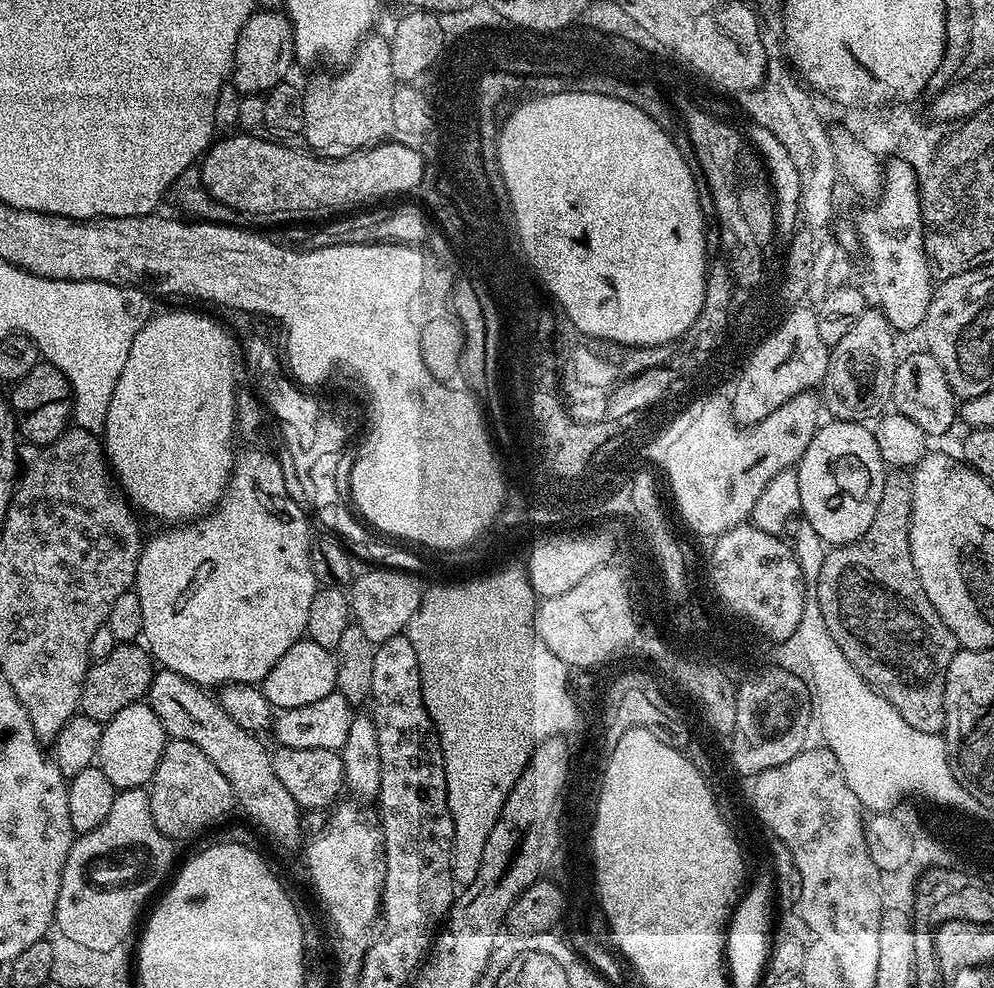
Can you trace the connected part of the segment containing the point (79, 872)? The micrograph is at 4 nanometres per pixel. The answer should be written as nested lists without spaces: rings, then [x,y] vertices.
[[[144,788],[117,791],[114,806],[110,806],[110,814],[106,814],[106,822],[94,826],[94,830],[79,833],[72,841],[72,849],[62,870],[62,886],[58,890],[55,927],[70,938],[70,942],[80,942],[94,952],[116,952],[119,944],[131,934],[148,895],[160,883],[165,883],[164,875],[172,864],[172,848],[173,841],[154,826],[147,791]]]

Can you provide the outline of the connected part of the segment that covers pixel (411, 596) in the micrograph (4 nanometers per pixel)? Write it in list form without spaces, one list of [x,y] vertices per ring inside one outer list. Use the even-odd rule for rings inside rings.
[[[376,567],[372,575],[354,581],[350,585],[350,612],[355,623],[362,626],[366,638],[374,645],[386,642],[386,638],[401,635],[420,605],[421,581],[415,575]]]

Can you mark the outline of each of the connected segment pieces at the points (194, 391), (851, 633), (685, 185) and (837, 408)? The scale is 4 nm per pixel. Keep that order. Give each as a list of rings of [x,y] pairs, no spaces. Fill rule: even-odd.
[[[164,312],[137,327],[126,366],[110,397],[102,433],[105,461],[137,513],[179,526],[199,521],[220,503],[238,459],[238,452],[232,449],[232,439],[238,436],[237,393],[236,344],[214,317],[200,312]]]
[[[892,470],[884,477],[882,499],[874,513],[870,530],[849,544],[832,546],[825,551],[824,561],[816,583],[818,606],[826,626],[838,642],[838,650],[850,658],[850,662],[880,695],[914,726],[926,734],[940,734],[944,731],[944,691],[946,670],[958,651],[958,645],[950,626],[938,618],[938,610],[930,606],[922,582],[918,582],[918,570],[910,558],[910,534],[908,519],[912,513],[912,477],[907,471]]]
[[[564,92],[561,96],[517,109],[516,116],[508,113],[498,133],[498,172],[518,214],[517,228],[521,244],[529,256],[539,283],[541,280],[548,287],[553,301],[570,316],[572,323],[582,334],[624,344],[626,347],[654,347],[671,345],[679,336],[687,337],[693,331],[702,310],[703,295],[706,294],[710,261],[707,252],[708,233],[690,168],[686,166],[684,157],[672,141],[669,129],[661,125],[659,120],[620,98],[610,97],[605,100],[604,97],[588,96],[585,93],[577,96],[573,92],[568,96]]]
[[[876,306],[865,307],[862,318],[850,326],[850,331],[828,353],[822,404],[829,417],[858,424],[875,421],[889,411],[898,359],[895,338],[883,311]]]

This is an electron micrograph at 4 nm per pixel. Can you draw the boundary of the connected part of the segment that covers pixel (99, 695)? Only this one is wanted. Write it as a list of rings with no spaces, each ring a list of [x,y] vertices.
[[[136,642],[117,643],[110,658],[95,661],[89,667],[82,686],[79,711],[102,726],[107,724],[118,710],[126,710],[126,706],[139,704],[147,697],[153,671],[154,661],[147,647]]]

